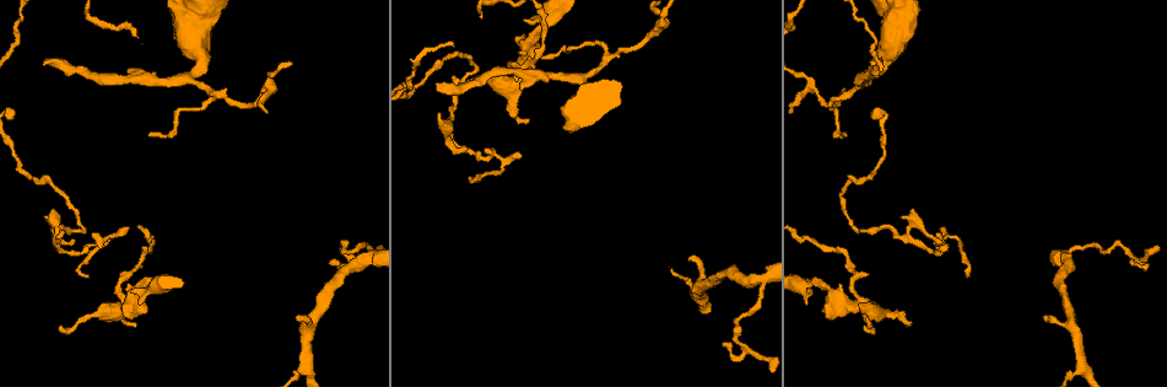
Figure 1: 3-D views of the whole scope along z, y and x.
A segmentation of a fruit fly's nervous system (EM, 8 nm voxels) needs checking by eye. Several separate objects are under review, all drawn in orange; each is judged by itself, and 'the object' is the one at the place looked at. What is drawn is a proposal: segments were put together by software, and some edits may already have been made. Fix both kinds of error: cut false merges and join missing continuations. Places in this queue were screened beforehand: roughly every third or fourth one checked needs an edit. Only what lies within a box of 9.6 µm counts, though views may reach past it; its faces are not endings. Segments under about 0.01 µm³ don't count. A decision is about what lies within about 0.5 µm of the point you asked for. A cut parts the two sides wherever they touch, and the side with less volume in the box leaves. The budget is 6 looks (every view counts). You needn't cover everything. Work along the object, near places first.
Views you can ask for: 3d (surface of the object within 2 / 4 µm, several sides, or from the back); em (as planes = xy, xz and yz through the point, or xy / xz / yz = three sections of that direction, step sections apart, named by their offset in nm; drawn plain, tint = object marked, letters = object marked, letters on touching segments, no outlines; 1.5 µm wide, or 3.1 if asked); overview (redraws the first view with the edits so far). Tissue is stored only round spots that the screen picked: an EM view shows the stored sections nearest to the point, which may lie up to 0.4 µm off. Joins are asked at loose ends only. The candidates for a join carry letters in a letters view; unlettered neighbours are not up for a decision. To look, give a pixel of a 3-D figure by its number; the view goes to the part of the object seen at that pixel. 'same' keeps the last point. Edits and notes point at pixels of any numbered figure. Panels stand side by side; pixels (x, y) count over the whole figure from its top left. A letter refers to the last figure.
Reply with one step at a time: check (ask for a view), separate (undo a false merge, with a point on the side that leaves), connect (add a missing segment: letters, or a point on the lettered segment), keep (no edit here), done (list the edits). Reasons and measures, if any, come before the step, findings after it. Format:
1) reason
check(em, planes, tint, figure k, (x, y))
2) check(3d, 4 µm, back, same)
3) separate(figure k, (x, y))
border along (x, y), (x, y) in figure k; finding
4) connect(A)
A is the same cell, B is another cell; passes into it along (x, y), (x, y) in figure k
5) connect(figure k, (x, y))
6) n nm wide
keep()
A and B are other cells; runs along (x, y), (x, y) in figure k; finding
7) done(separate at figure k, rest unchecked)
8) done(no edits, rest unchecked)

branch stops here
check(em, planes, letters, figure 1, (691, 256))

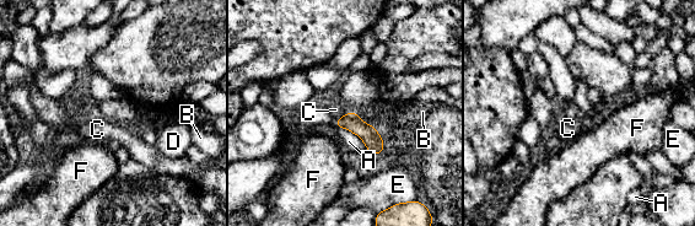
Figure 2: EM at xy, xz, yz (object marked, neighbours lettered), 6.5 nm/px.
keep()
A, B, C, D, E and F are other cells; border along (349, 111), (337, 118) in figure 2; no lettered segment goes on from it

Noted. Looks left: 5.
a fork
check(3d, 4 µm, back, figure 1, (187, 78))

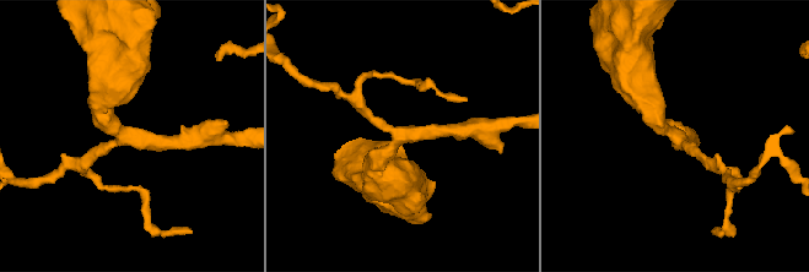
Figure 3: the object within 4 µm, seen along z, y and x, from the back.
check(em, yz, step 4, plain, figure 3, (398, 135))

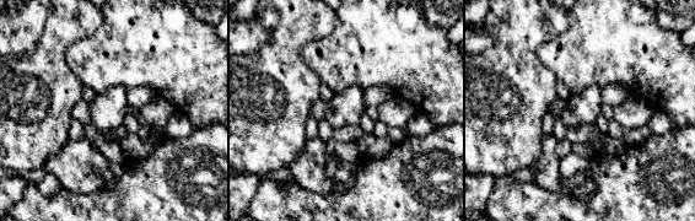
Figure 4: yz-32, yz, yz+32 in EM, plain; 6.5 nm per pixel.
check(em, yz, step 4, letters, same)

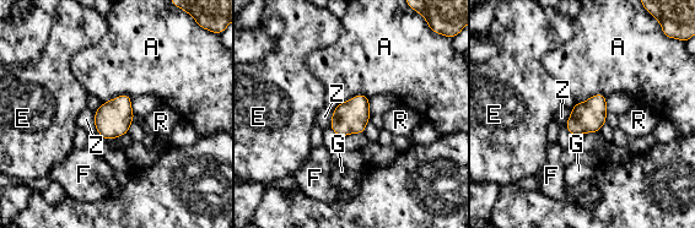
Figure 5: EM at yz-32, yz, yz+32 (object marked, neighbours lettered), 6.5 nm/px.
A touches over 200 nm
keep()
A, E, F, G, R and Z are other cells; border along (93, 112), (93, 126), (96, 129) in figure 5; continuous, no second cell

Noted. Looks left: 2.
thin end
check(em, xz, step 8, tint, figure 1, (126, 226))

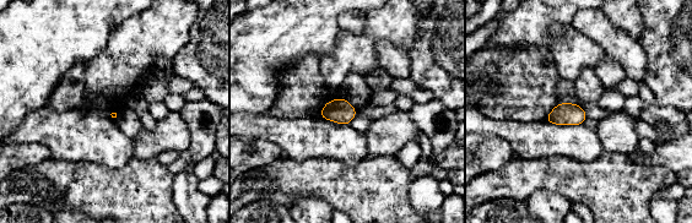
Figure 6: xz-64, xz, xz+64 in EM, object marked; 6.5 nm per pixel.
see the neighbours
check(em, xz, step 8, letters, same)

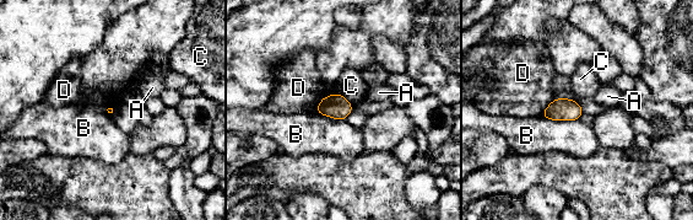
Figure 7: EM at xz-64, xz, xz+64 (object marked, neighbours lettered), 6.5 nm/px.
keep()
A, B, C and D are other cells; border along (540, 116), (547, 119), (578, 119) in figure 7; none of them fits

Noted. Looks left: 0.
done(no edits, rest unchecked)

